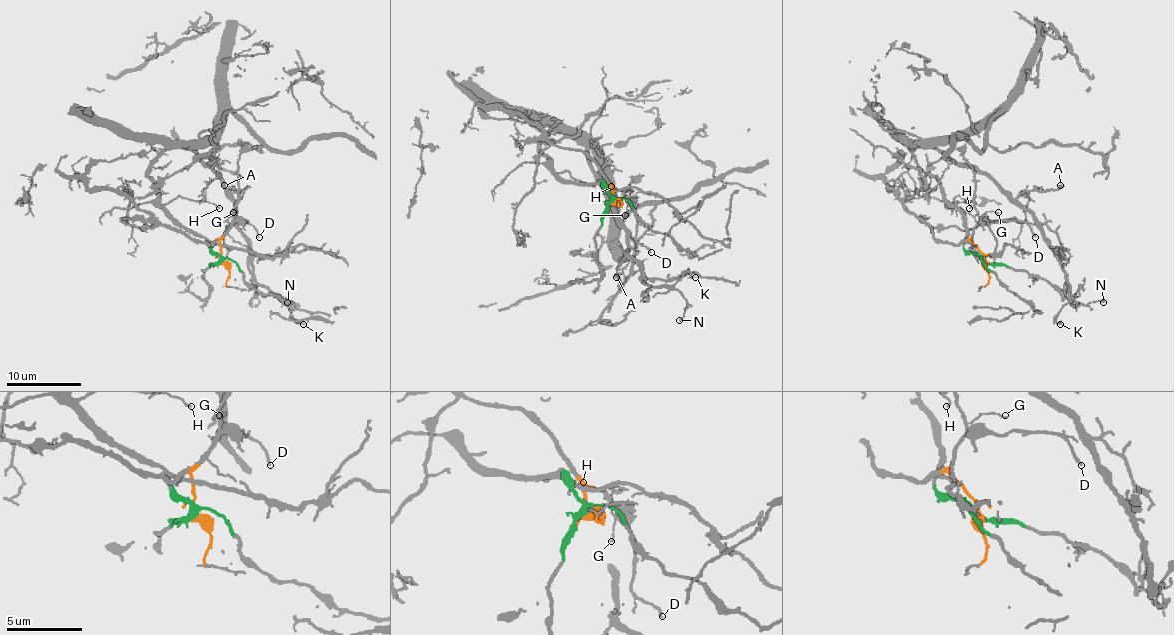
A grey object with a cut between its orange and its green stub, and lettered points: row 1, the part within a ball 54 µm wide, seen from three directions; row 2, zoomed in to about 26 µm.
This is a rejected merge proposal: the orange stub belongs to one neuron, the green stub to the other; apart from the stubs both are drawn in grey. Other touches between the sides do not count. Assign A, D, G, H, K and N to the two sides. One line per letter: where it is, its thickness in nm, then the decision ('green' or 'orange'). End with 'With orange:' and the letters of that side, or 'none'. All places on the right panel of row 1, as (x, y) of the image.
A: place (1060, 185); calibre 120 nm; green
D: place (1035, 237); calibre 160 nm; orange
G: place (998, 212); calibre 110 nm; orange
H: place (969, 208); calibre 120 nm; green
K: place (1060, 324); calibre 190 nm; green
N: place (1103, 302); calibre 170 nm; green
With orange: D, G

